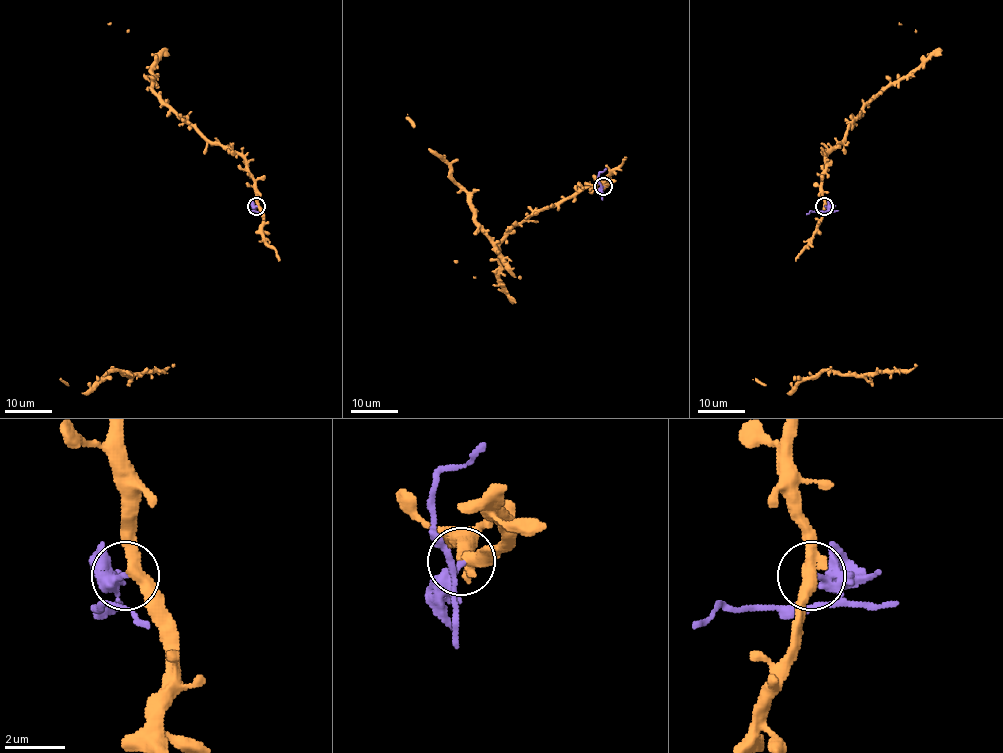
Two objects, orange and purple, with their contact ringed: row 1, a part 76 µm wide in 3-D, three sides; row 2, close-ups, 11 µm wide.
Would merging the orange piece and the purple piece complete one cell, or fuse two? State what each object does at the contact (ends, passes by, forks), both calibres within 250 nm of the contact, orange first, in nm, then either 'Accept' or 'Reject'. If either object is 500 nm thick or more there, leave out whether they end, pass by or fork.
At the ring orange passes by. At the ring purple passes by. Thickness 400 nm (orange) against 180 nm. Reject

